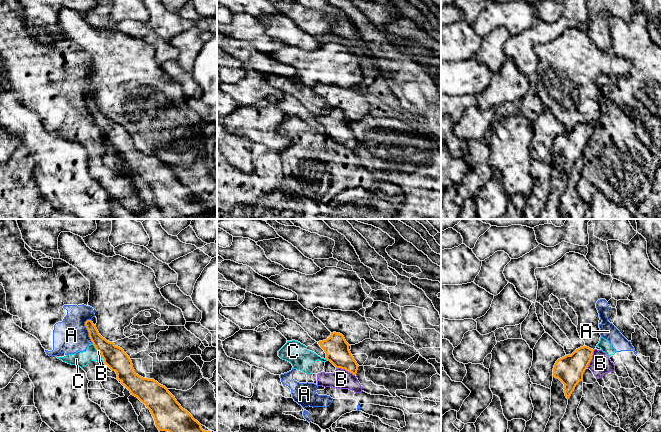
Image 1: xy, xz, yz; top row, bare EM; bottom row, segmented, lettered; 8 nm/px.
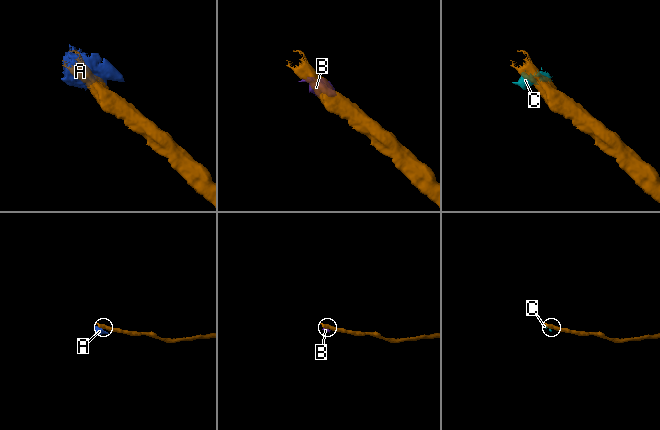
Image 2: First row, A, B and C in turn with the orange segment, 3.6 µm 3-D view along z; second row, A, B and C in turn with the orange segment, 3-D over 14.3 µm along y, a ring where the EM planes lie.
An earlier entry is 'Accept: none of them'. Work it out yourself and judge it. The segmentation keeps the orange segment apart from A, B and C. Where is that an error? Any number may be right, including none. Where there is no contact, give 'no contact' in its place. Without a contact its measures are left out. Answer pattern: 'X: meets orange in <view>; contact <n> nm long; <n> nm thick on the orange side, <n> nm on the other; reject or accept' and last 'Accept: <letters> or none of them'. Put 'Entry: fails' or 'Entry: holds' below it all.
A: meets orange in xy; contact 200 nm long; 150 nm thick on the orange side, 280 nm on the other; reject
B: meets orange in xz; contact 170 nm long; 190 nm thick on the orange side, 160 nm on the other; reject
C: meets orange in xy; contact 80 nm long; 180 nm thick on the orange side, 120 nm on the other; reject
Accept: none of them
Entry: holds

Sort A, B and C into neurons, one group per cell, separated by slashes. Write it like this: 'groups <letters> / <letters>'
groups A B C

